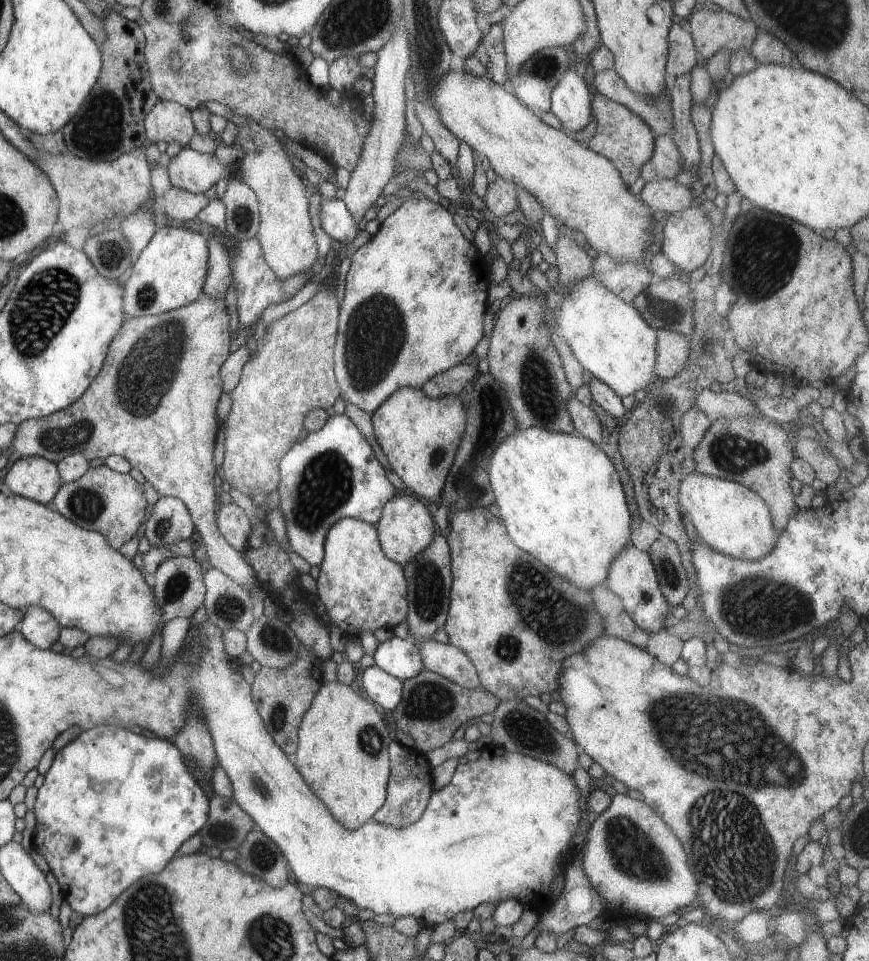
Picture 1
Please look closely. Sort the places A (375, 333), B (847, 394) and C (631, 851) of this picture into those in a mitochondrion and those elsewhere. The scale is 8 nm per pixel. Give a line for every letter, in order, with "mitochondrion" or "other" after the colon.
A: mitochondrion
B: other
C: mitochondrion

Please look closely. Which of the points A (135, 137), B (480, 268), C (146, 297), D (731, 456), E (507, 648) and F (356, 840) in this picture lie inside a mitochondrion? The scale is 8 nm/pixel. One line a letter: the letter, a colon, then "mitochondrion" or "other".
A: other
B: other
C: mitochondrion
D: mitochondrion
E: mitochondrion
F: other

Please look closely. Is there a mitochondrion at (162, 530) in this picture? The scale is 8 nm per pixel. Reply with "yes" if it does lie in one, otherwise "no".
yes

